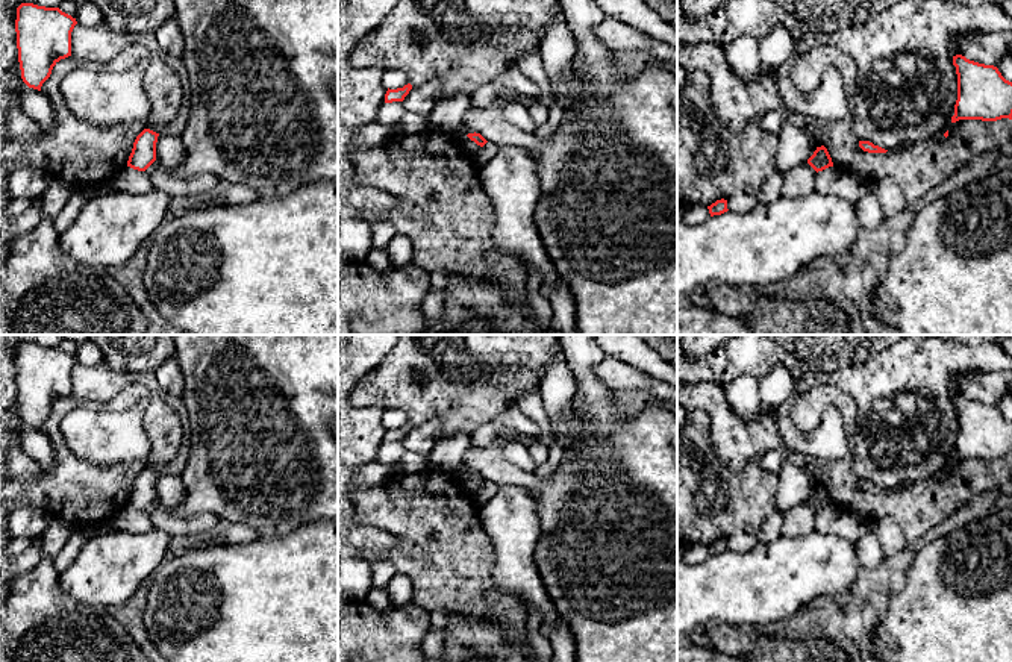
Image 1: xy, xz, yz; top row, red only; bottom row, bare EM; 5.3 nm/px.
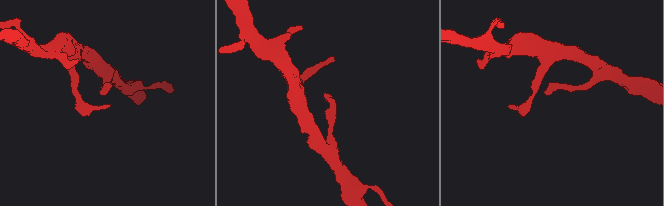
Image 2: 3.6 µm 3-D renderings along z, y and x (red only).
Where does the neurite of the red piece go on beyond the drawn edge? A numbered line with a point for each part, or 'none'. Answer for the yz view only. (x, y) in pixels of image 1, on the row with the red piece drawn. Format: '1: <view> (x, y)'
none

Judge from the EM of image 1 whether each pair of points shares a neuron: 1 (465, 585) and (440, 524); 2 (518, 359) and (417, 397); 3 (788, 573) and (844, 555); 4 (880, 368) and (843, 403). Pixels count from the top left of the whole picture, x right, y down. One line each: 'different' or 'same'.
1: same
2: same
3: same
4: different

